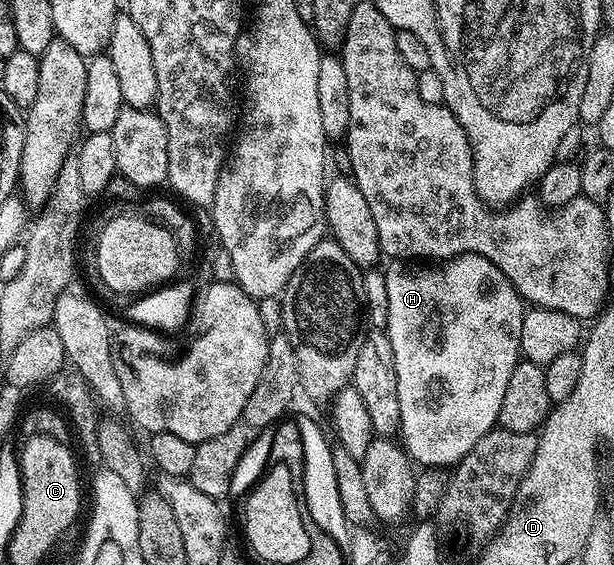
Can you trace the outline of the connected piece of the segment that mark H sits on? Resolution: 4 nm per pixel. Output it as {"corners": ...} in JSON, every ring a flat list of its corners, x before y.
{"corners":[[460,255,447,265,392,265,392,268,384,271,384,280,386,281,386,301,388,302,386,334,390,341,390,349,394,349,394,373,398,381,399,438,413,464,424,469,451,468,459,463,462,457,466,457,466,453,470,453,470,449,474,449,474,445,478,445,478,441,482,441,482,437,486,437,488,431,497,426,502,409,502,397,506,394,510,373,514,373,516,364,522,359,520,338,522,337,522,317,526,304,514,289,514,285,510,285,510,281,502,273,502,269,498,269,498,265,486,261,481,255]]}

